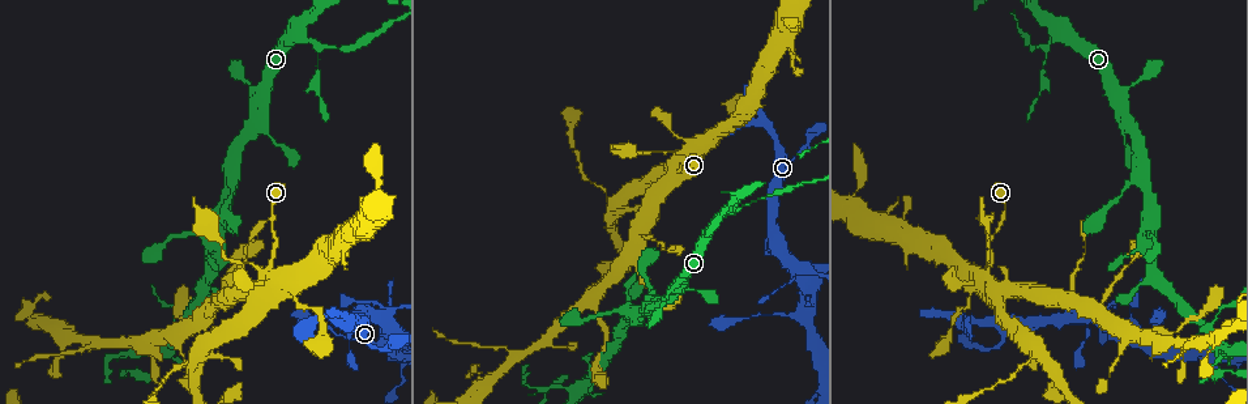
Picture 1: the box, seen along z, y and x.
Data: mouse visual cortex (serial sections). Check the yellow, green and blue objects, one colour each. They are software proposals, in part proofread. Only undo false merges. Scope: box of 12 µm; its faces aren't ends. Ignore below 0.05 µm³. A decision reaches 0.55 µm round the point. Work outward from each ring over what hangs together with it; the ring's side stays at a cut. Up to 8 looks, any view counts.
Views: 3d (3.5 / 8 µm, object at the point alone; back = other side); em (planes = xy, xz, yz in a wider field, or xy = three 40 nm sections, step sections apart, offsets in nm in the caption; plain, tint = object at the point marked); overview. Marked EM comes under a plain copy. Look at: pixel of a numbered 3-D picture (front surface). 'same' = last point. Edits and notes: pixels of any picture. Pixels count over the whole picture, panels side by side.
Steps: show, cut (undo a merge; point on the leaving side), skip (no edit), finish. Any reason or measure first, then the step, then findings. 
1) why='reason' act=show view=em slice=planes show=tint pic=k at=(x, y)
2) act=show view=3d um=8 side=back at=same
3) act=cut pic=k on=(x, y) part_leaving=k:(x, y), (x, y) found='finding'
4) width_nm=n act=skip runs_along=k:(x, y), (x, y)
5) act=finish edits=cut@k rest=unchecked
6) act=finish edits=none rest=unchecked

why='narrows sharply' act=show view=3d um=3.5 side=back pic=1 at=(754, 202)

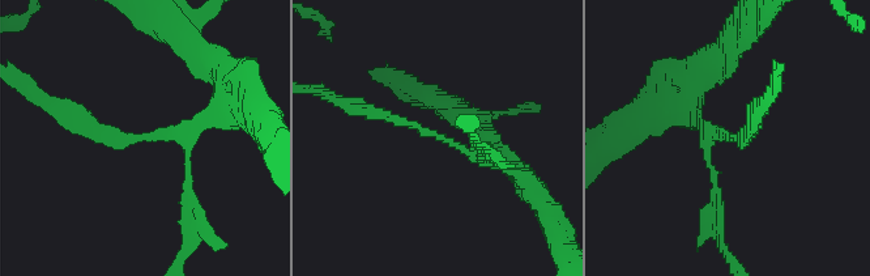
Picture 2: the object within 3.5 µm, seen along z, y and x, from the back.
why='shape alone is not enough' act=show view=em slice=xy step=2 show=tint pic=2 at=(140, 135)

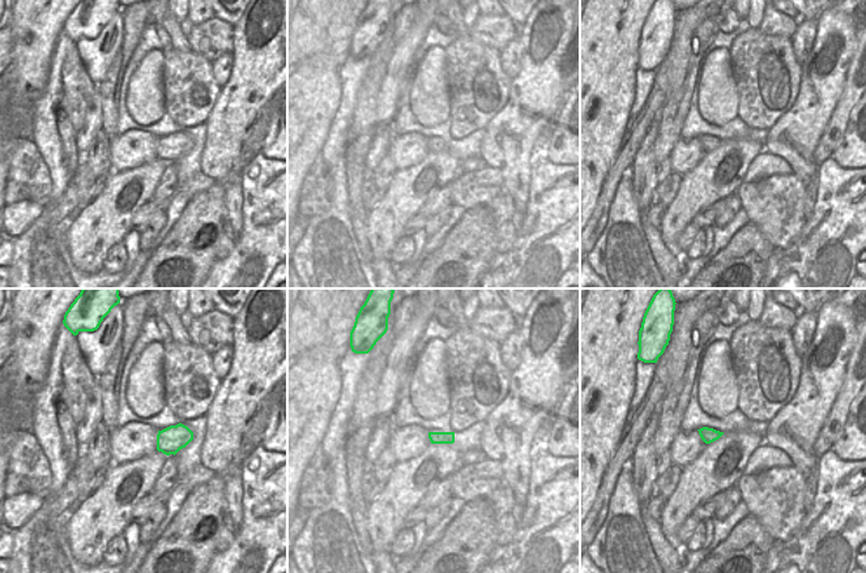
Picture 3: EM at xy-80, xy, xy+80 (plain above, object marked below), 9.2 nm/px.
why='another direction' act=show view=em slice=xy step=1 show=tint at=same

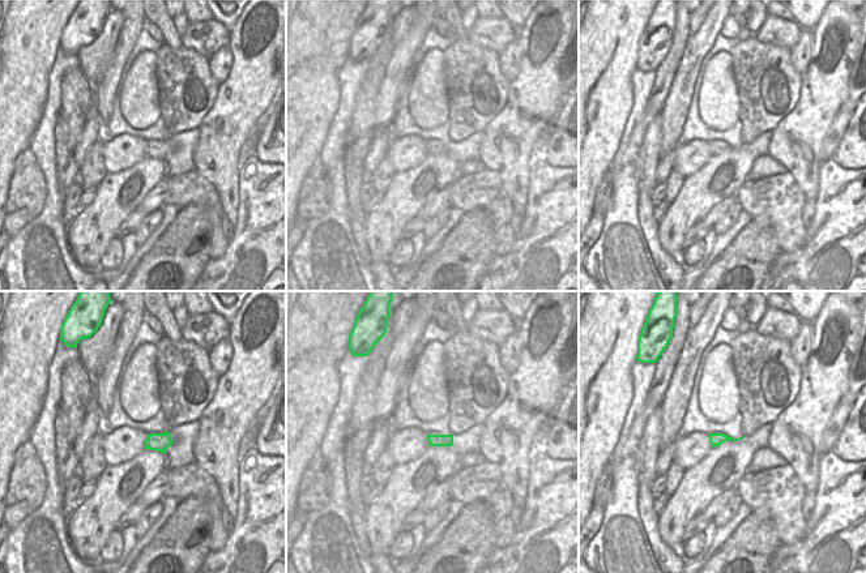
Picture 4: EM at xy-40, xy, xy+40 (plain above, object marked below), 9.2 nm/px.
act=skip runs_along=2:(508, 172), (468, 156), (452, 141), (361, 109) found='all the same cell'

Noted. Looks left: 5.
why='three-way junction' act=show view=3d um=8 pic=1 at=(296, 289)

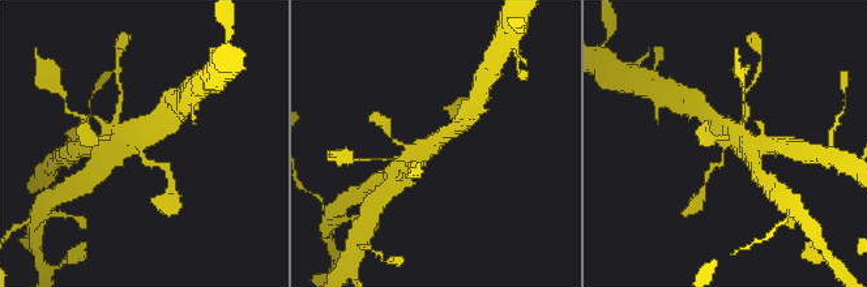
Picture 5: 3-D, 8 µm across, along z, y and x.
why='zoom in' act=show view=3d um=3.5 pic=5 at=(725, 141)

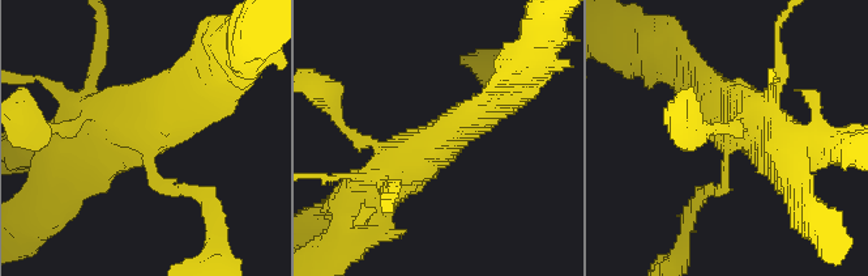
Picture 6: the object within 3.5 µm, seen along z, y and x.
why='shape alone is not enough' act=show view=em slice=xy step=2 show=tint pic=6 at=(727, 141)

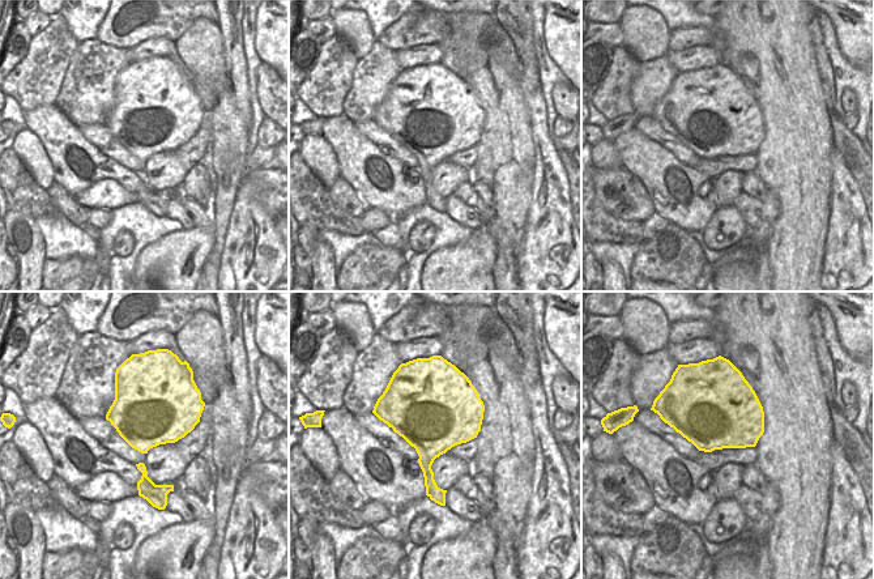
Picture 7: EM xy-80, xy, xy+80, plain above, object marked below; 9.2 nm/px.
arms=3 act=skip runs_along=6:(380, 177), (508, 90) found='one cell here'

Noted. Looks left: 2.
why='a narrow waist' act=show view=3d um=3.5 pic=1 at=(658, 152)

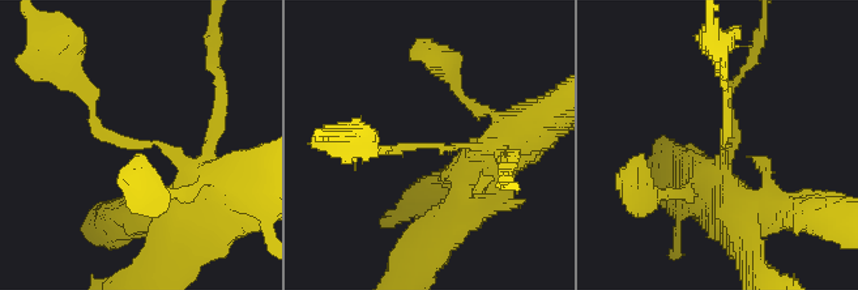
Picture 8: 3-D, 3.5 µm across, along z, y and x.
arm_widths_nm=100,150 act=skip runs_along=8:(210, 154), (190, 162), (102, 133), (73, 85) found='all the same cell'

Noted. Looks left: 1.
act=finish edits=none rest=unchecked

